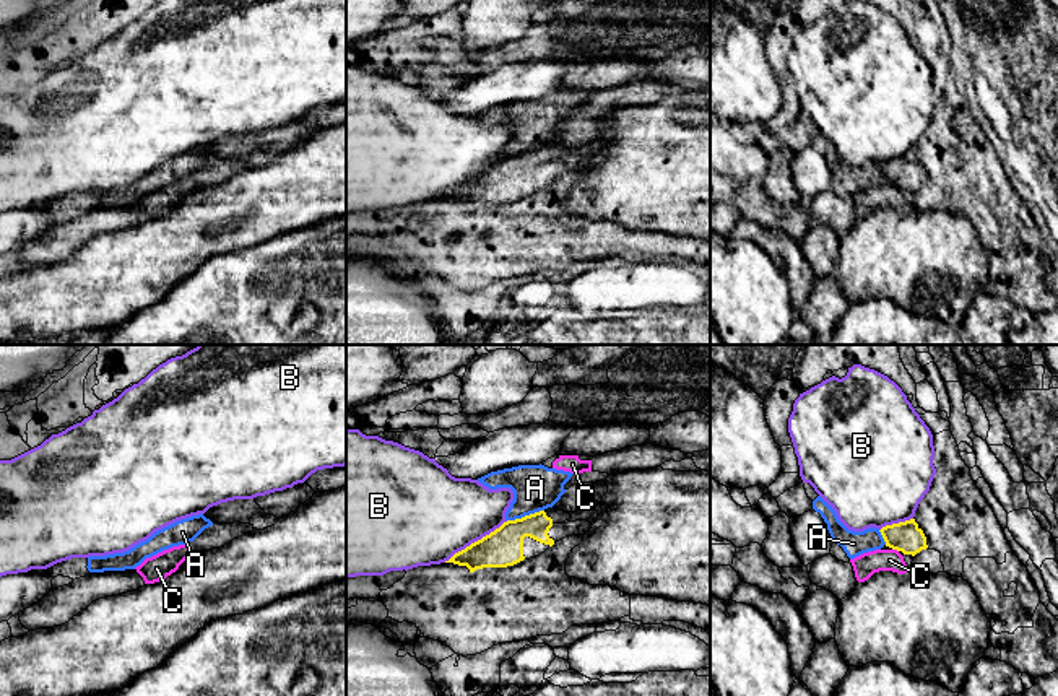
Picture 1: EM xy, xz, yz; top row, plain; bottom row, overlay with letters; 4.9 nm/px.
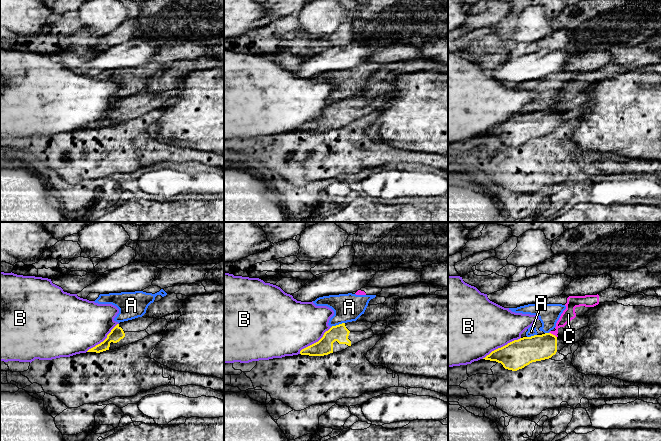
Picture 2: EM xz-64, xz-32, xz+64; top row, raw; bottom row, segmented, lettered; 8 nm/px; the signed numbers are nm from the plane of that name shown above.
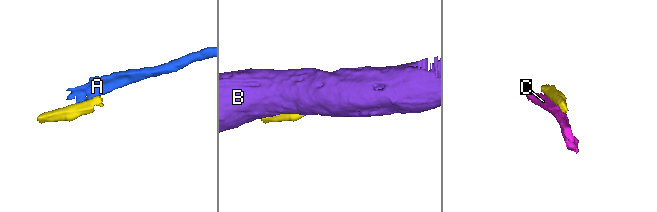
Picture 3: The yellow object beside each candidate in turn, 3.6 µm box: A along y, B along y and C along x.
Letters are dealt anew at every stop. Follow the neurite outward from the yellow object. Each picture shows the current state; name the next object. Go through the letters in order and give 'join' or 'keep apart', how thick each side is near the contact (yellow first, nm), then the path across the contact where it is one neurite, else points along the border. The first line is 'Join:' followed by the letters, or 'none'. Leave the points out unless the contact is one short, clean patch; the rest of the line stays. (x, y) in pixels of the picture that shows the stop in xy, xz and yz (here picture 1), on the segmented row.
Join: none
A: keep apart; calibres 190 and 220 nm; border xz (543, 509), (507, 521)
B: keep apart; calibres 190 and 440 nm
C: keep apart; calibres 150 and 120 nm

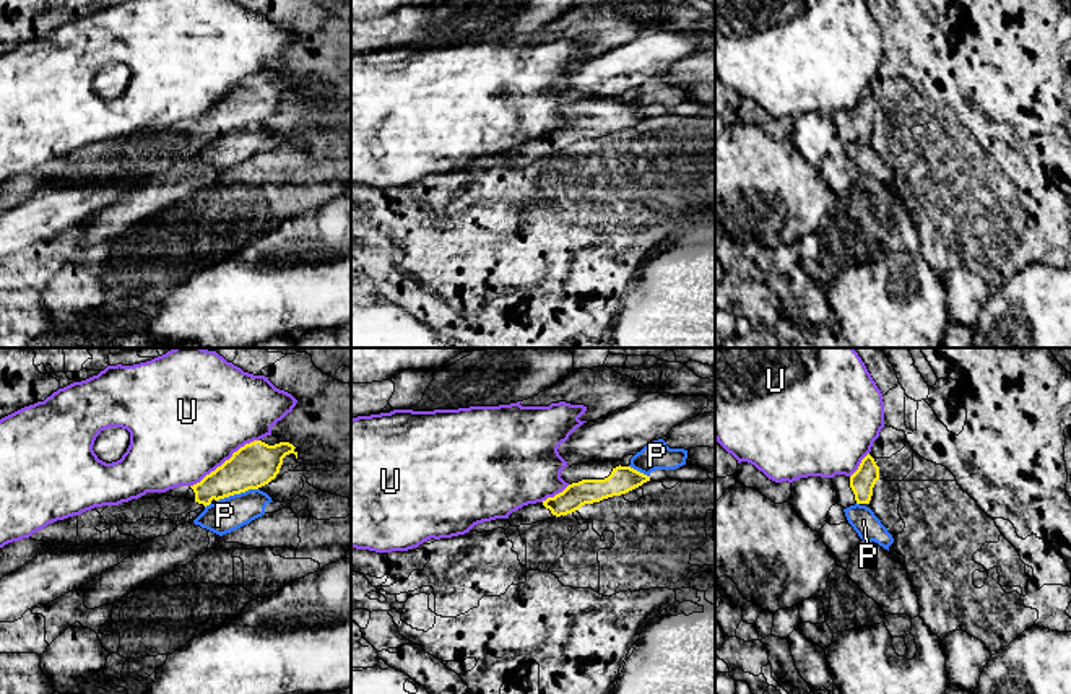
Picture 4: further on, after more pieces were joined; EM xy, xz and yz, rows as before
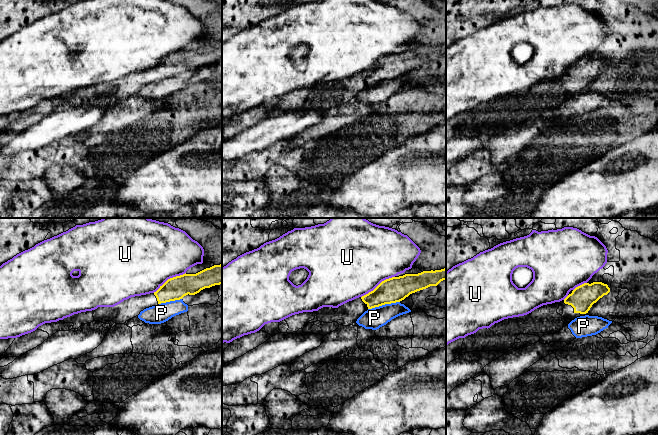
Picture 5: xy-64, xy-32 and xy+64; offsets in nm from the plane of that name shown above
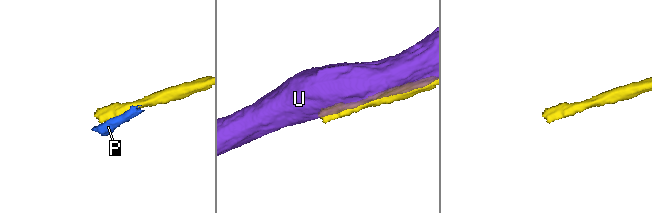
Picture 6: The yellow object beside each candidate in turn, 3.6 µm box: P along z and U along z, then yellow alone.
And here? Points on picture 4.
Join: none
P: keep apart; calibres 220 and 170 nm
U: keep apart; calibres 220 and 500 nm

